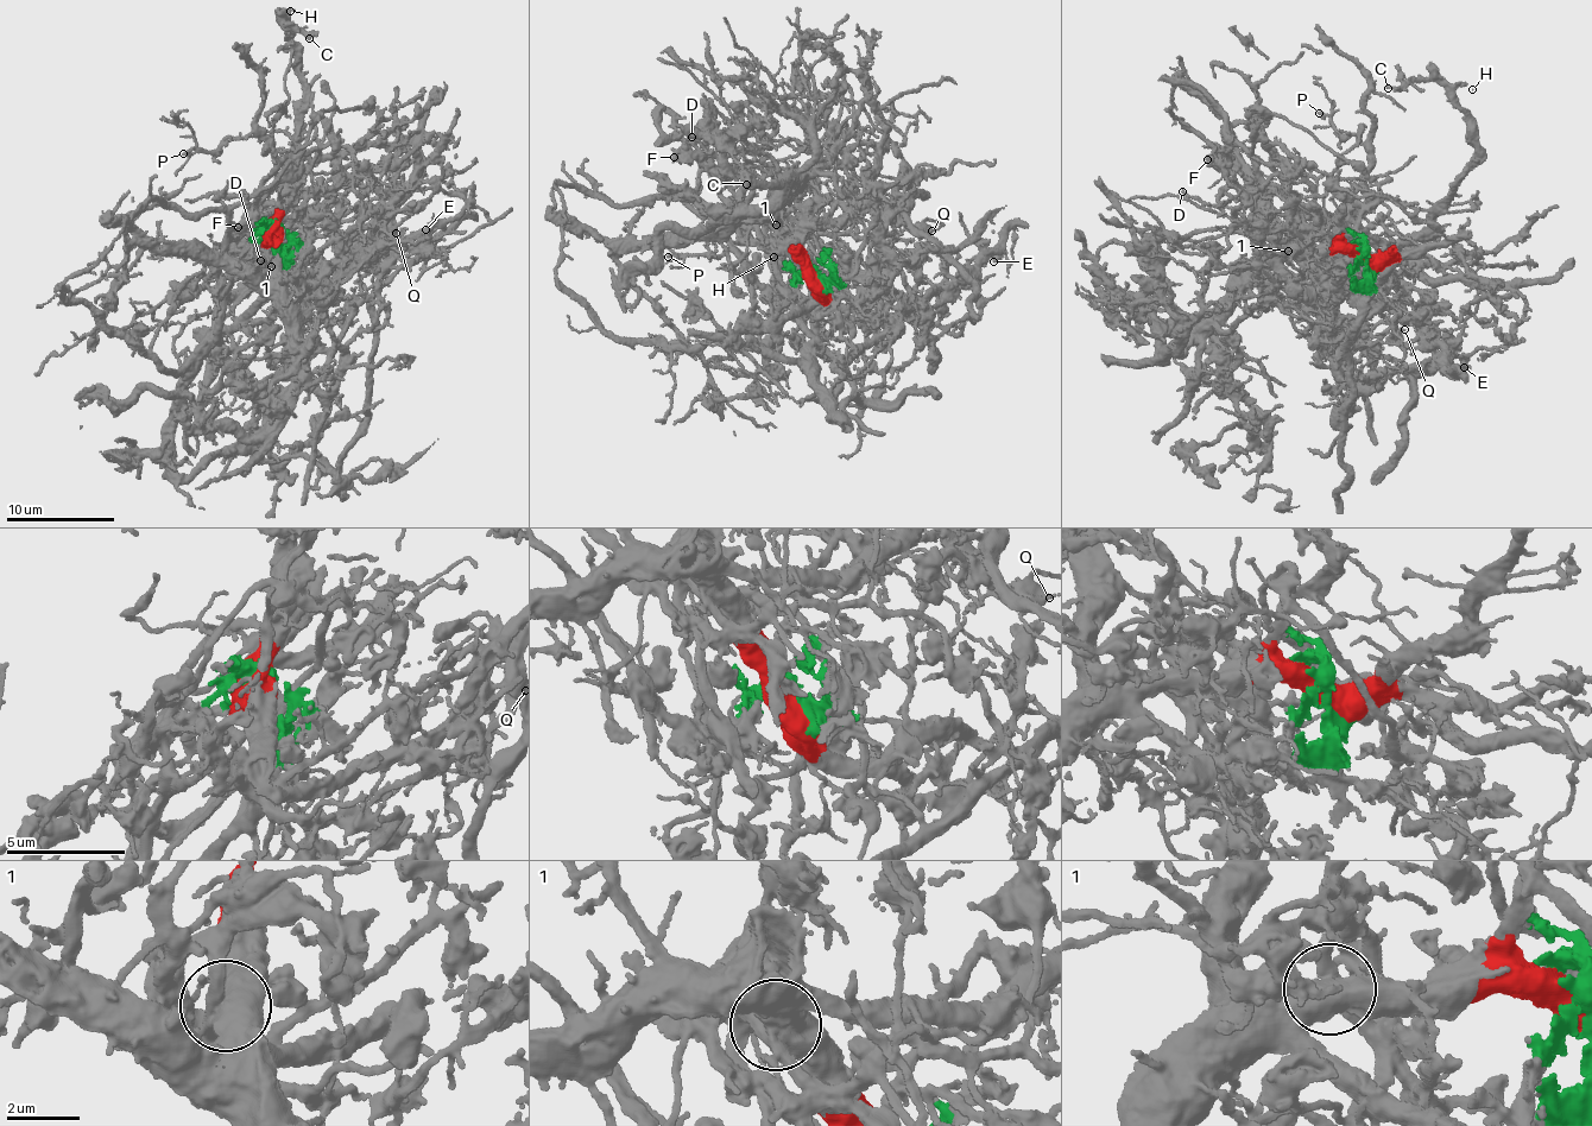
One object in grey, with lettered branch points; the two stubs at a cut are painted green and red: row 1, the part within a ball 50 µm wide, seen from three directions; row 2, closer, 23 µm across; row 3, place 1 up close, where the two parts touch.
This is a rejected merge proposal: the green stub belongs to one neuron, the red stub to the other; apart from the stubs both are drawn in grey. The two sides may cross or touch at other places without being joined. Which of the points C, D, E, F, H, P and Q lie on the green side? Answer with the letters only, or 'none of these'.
E, Q

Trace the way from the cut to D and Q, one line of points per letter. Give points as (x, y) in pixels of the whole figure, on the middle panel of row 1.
D: (815, 274), (787, 233), (733, 191), (726, 169), (692, 135)
Q: (817, 273), (784, 291), (775, 260), (833, 242), (873, 208), (914, 225), (941, 223), (933, 232)

